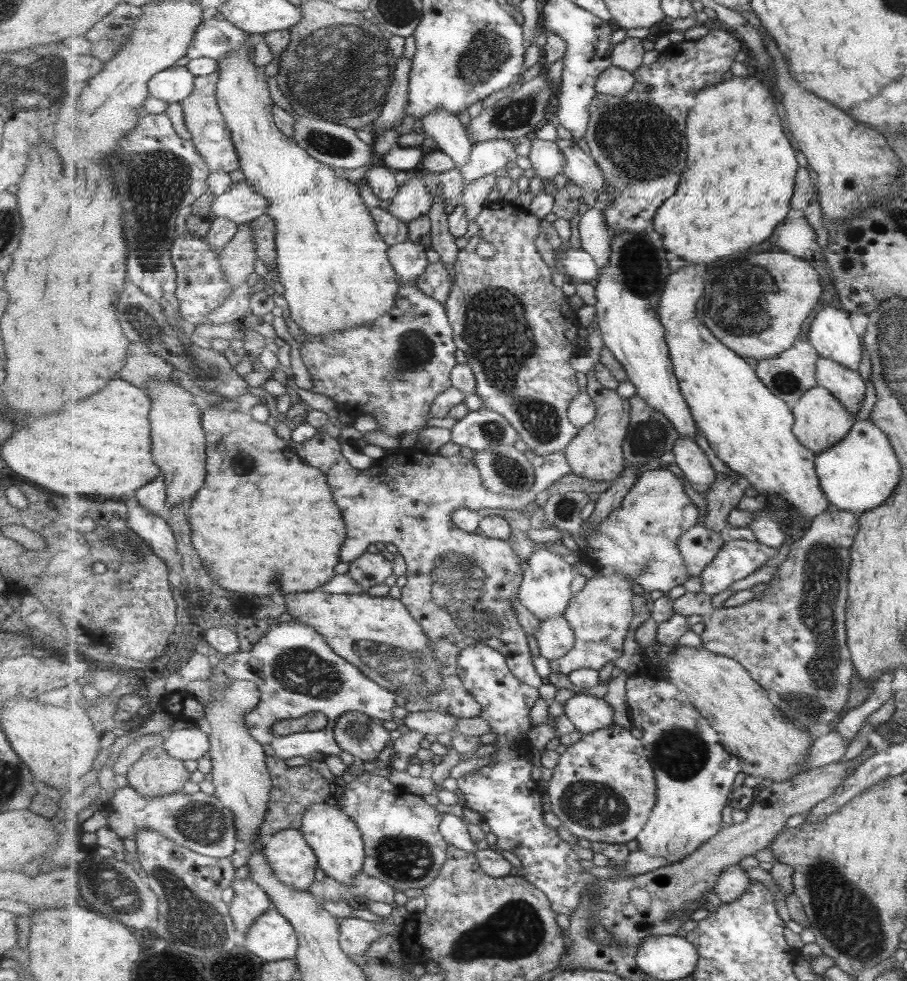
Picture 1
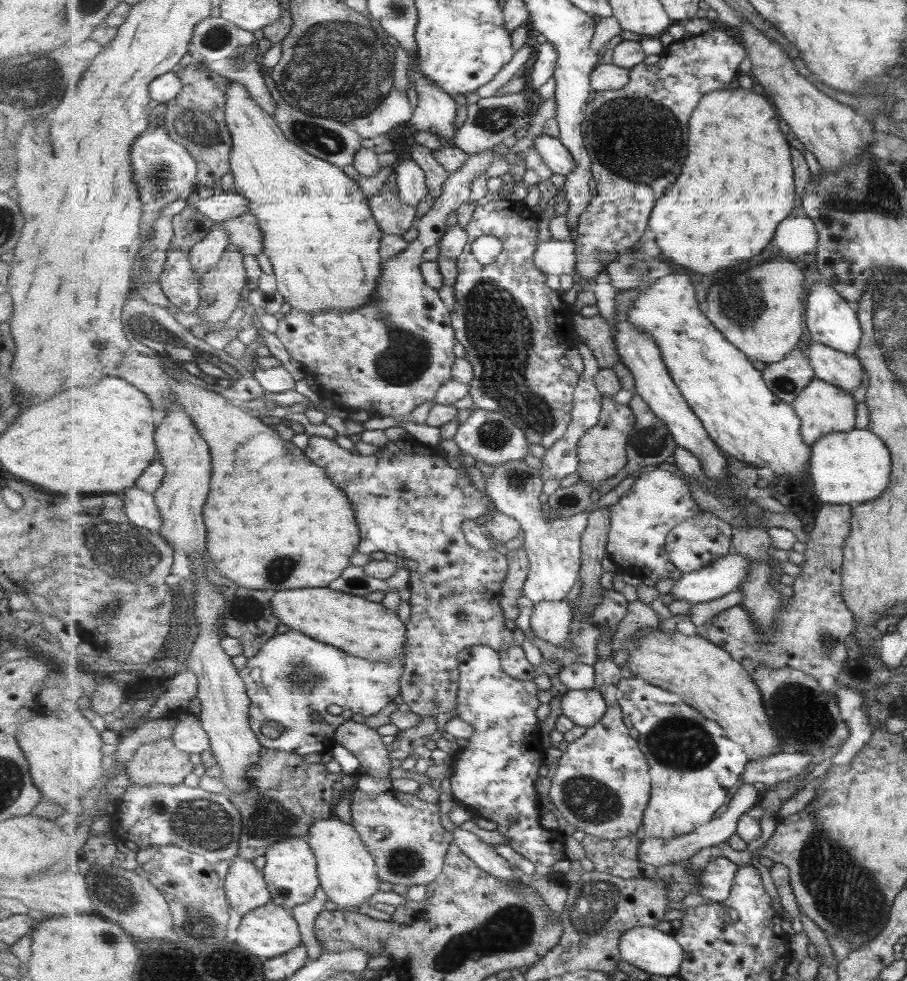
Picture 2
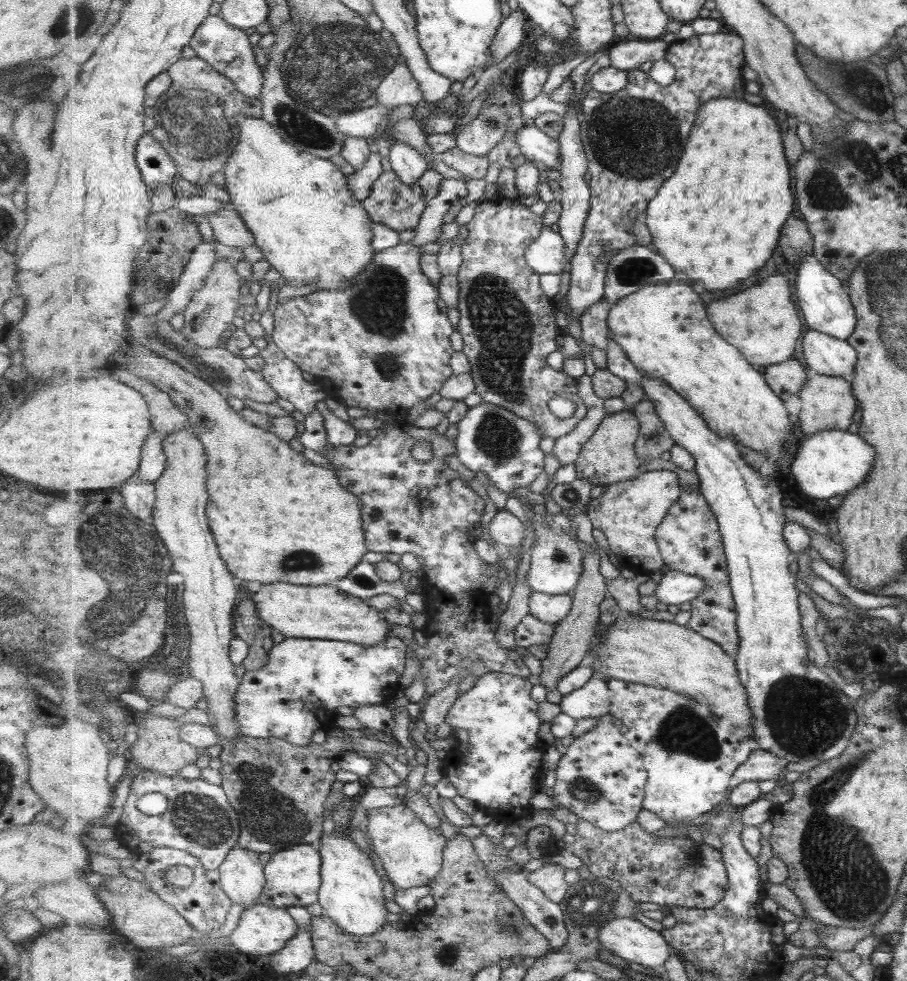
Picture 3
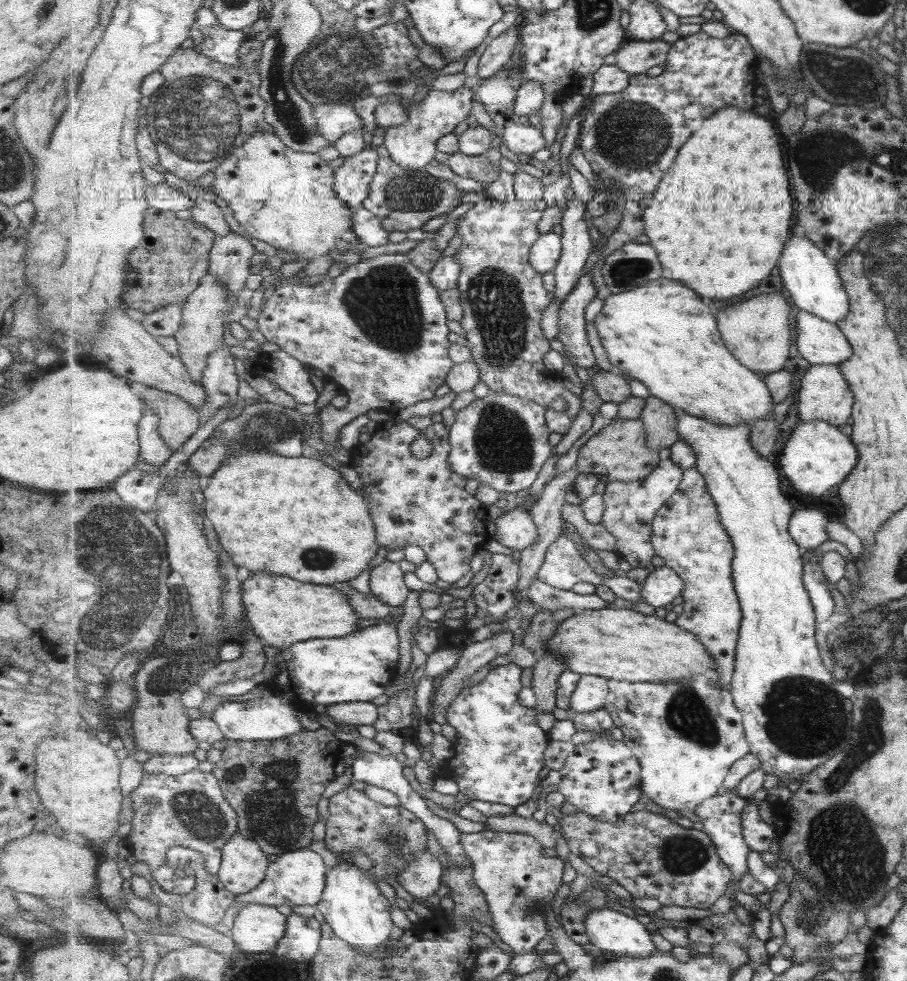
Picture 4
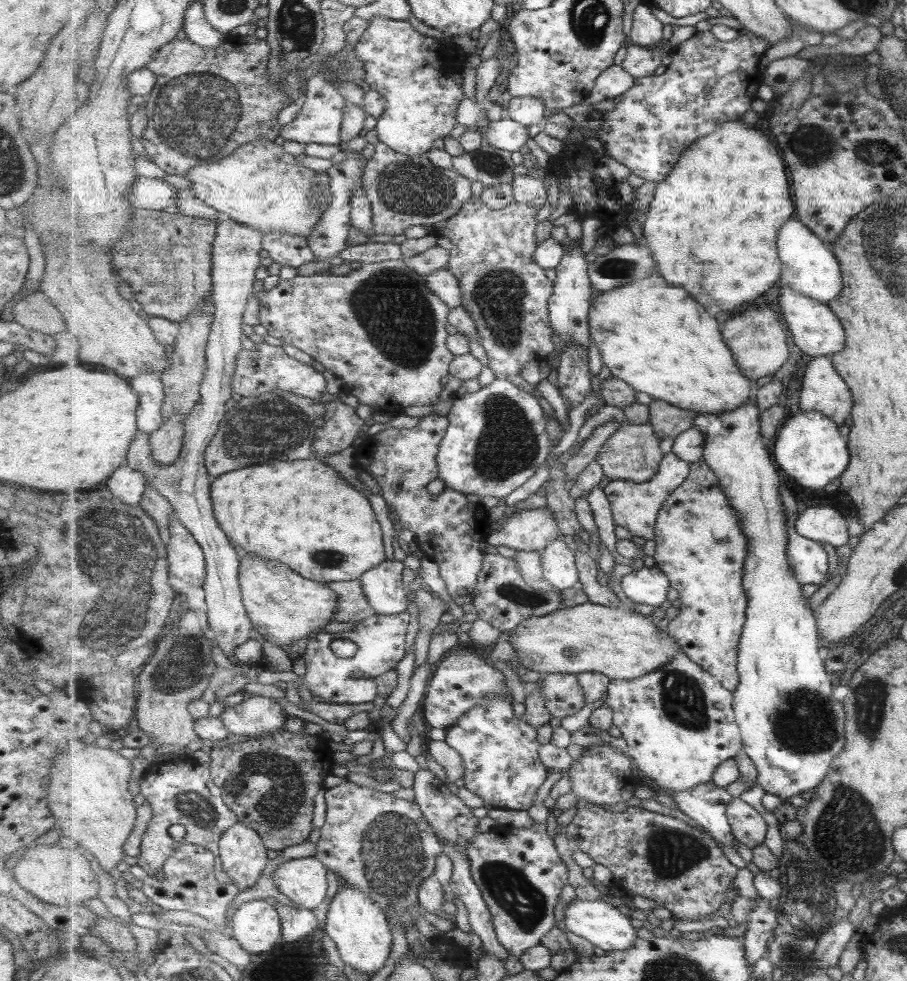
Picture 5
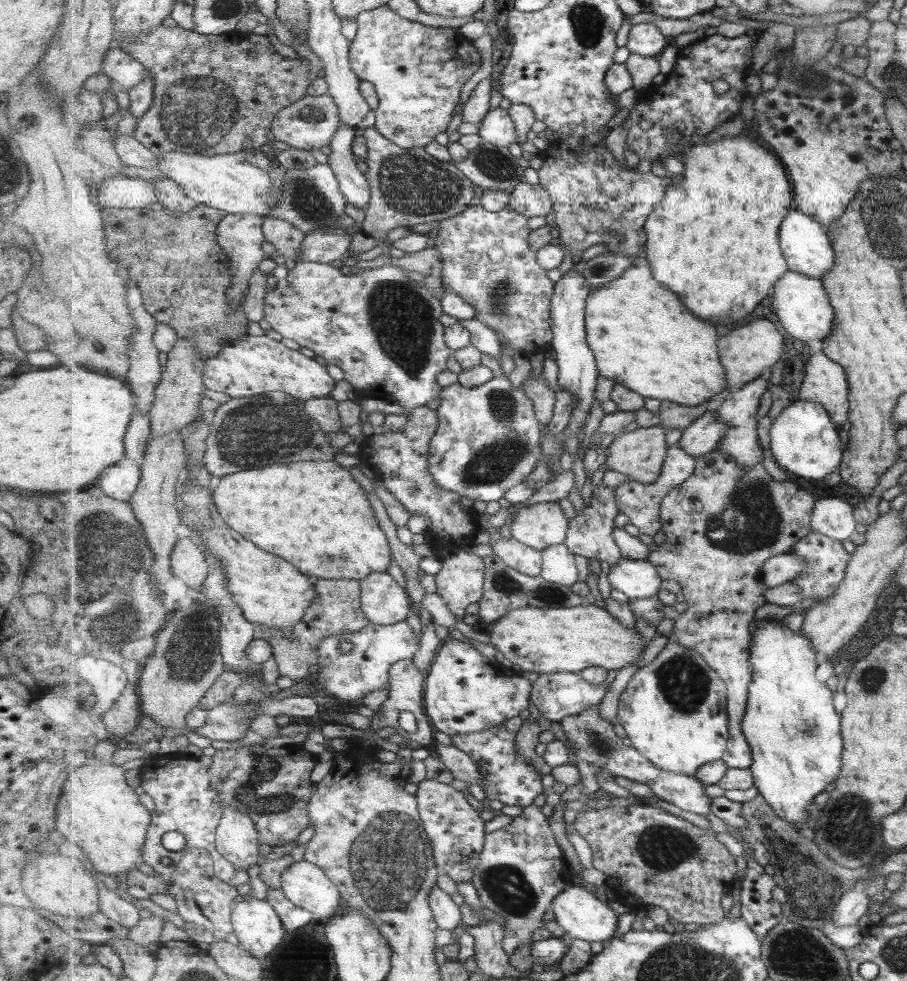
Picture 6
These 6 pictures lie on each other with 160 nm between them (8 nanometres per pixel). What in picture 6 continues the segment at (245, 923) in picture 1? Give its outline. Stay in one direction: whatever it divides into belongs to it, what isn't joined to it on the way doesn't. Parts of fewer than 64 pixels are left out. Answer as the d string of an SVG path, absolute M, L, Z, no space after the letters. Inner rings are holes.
M223 803L224 815L216 832L216 846L237 869L251 870L261 865L260 836L254 820Z

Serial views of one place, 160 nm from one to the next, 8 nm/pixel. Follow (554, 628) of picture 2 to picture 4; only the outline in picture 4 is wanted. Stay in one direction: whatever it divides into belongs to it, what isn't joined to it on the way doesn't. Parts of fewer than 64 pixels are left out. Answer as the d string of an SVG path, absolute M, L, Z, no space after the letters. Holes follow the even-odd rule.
M539 578L533 581L533 585L529 586L529 591L525 594L527 598L535 604L535 608L547 611L559 611L571 609L573 612L580 610L602 610L613 607L615 609L631 609L633 605L630 601L617 598L613 604L605 602L596 593L583 596L583 594L575 594L571 590L555 589L549 586Z

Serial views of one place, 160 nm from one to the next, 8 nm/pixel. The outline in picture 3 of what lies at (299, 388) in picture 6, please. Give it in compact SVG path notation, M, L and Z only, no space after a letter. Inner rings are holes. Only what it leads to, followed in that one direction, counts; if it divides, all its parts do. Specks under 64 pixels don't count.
M266 310L260 314L258 320L259 324L263 326L263 330L267 332L265 334L266 347L259 350L258 354L262 357L265 365L262 368L262 374L267 381L277 392L278 396L291 402L296 410L301 412L305 416L309 416L318 410L317 405L319 401L324 401L328 398L325 394L325 390L320 384L316 382L309 383L303 378L304 370L296 362L286 357L286 354L278 347L272 340L273 329L275 328L275 317L273 314Z

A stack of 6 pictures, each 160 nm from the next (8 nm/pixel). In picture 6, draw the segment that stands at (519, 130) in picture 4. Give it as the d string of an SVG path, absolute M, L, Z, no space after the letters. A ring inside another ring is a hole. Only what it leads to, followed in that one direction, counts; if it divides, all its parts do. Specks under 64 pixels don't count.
M501 108L491 110L486 115L481 124L479 135L494 146L508 147L515 142L520 142L515 122L511 120L509 112Z

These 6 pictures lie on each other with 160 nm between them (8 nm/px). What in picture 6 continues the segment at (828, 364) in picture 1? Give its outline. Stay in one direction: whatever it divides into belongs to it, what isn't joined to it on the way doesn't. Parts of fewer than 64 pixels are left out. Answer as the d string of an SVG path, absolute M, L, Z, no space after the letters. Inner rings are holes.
M788 270L783 278L776 282L776 294L773 296L773 302L775 302L773 306L777 310L777 317L782 326L797 340L823 342L832 335L836 323L836 312L822 279L811 278L798 271Z

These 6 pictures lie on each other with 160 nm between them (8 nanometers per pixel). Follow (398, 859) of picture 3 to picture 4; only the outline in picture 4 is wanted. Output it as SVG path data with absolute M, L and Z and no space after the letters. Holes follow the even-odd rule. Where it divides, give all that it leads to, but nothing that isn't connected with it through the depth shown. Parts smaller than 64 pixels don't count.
M426 848L398 876L397 881L412 896L426 899L437 894L437 890L443 886L442 874L443 862Z

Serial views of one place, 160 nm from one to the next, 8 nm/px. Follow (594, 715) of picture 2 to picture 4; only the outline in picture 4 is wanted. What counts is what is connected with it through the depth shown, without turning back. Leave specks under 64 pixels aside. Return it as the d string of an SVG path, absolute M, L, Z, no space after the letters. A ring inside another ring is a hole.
M582 675L572 696L571 715L605 710L609 689L609 679Z

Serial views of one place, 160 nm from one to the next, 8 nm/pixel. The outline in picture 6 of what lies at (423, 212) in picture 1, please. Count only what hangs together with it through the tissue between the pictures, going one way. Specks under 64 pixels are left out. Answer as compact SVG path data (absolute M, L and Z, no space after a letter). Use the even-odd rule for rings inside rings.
M388 4L362 12L355 20L358 33L350 46L351 68L362 82L372 83L377 90L380 100L379 109L375 111L377 131L405 150L429 147L435 142L437 134L447 134L463 87L482 68L481 54L473 47L472 40L465 38L459 29L411 22L411 19L403 18L391 10Z

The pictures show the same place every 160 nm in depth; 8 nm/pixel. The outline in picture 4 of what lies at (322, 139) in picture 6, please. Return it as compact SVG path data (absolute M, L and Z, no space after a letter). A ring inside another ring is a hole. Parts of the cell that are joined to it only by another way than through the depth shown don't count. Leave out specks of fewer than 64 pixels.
M324 103L313 105L313 114L317 118L319 134L323 135L331 145L342 136L353 131L366 131L361 116L357 114L353 104Z

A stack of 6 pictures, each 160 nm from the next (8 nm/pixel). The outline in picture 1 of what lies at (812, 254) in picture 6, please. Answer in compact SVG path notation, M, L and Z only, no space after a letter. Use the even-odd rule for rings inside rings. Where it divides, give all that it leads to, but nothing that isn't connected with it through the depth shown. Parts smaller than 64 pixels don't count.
M825 306L813 318L808 336L818 356L830 358L858 371L863 360L864 340L861 340L862 336L855 334L849 314L843 308Z

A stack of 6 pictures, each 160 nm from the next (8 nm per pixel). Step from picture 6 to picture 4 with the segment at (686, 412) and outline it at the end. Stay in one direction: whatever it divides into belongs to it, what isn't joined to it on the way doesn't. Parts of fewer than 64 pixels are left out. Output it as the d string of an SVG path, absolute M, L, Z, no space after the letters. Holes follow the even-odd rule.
M651 395L646 399L646 407L640 419L646 427L646 445L651 450L670 449L681 440L677 430L678 416L676 414L676 408L661 398Z

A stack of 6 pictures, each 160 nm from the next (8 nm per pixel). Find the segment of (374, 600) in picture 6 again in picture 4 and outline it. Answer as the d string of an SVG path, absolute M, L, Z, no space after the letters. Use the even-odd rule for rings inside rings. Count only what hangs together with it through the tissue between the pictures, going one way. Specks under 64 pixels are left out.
M383 562L371 571L371 593L392 608L403 607L412 592L405 586L403 575L397 562Z

